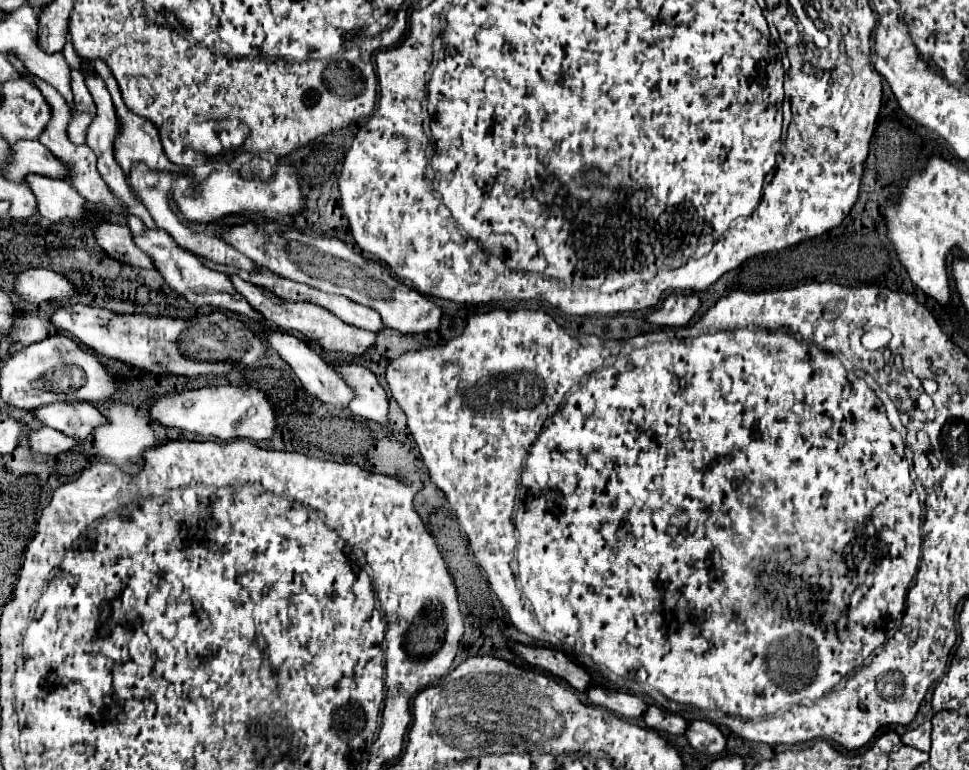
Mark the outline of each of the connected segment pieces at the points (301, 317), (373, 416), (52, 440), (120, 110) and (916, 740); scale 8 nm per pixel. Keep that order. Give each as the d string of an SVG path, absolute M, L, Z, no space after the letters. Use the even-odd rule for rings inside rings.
M230 276L234 288L248 300L248 304L258 310L268 322L276 324L278 328L284 328L284 330L298 330L302 332L308 340L316 340L324 350L334 350L334 352L348 352L352 356L362 356L372 344L374 344L374 338L376 334L374 332L368 332L368 330L362 330L362 328L356 328L352 324L346 324L342 322L338 316L330 314L330 310L322 308L322 306L316 306L312 302L292 302L292 300L276 300L274 296L266 294L266 290L262 290L262 286L252 286L252 282L246 282L242 280L240 276Z
M336 362L336 368L342 372L342 378L346 380L346 384L352 386L356 392L356 398L348 408L366 420L374 420L382 426L388 426L390 400L384 388L378 384L376 376L364 366L354 362Z
M40 428L30 432L30 448L34 452L42 452L42 454L60 454L66 450L72 450L74 446L80 446L82 440L80 438L70 438L54 428Z
M94 60L94 68L96 68L96 72L102 76L102 80L106 82L106 88L108 88L112 100L114 100L114 106L116 106L116 114L118 114L118 118L124 122L124 126L122 126L124 130L120 130L120 134L118 134L118 138L116 138L116 142L114 142L114 146L116 146L116 148L114 148L114 154L116 154L116 160L118 160L118 164L122 166L124 174L130 176L130 170L132 170L134 164L146 164L146 166L150 166L152 170L168 170L168 172L172 172L172 174L176 174L176 176L178 176L178 174L190 174L188 168L182 168L182 166L172 164L172 162L168 160L168 156L164 154L164 148L162 148L162 142L160 142L160 132L158 132L156 124L150 122L148 118L142 118L142 116L130 112L130 108L128 108L128 106L124 104L124 100L122 100L120 88L118 88L118 84L116 84L116 80L114 80L110 68L108 68L102 60Z
M924 722L918 728L904 732L902 734L902 742L908 744L908 746L912 746L912 748L918 748L918 750L928 752L930 750L930 730L932 730L930 722Z

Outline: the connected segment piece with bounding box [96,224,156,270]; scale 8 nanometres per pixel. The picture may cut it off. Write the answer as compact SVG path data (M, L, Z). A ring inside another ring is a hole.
M100 224L96 228L96 244L110 254L112 258L126 262L130 266L138 266L138 268L146 268L146 270L154 270L154 262L150 260L150 256L146 256L136 244L134 244L134 236L130 232L128 226L118 226L118 224Z

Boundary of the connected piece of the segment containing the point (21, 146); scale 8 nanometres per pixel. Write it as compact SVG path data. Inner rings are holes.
M18 142L12 146L12 162L6 166L6 178L18 184L26 182L26 176L38 174L54 180L68 180L70 166L56 158L40 142Z

